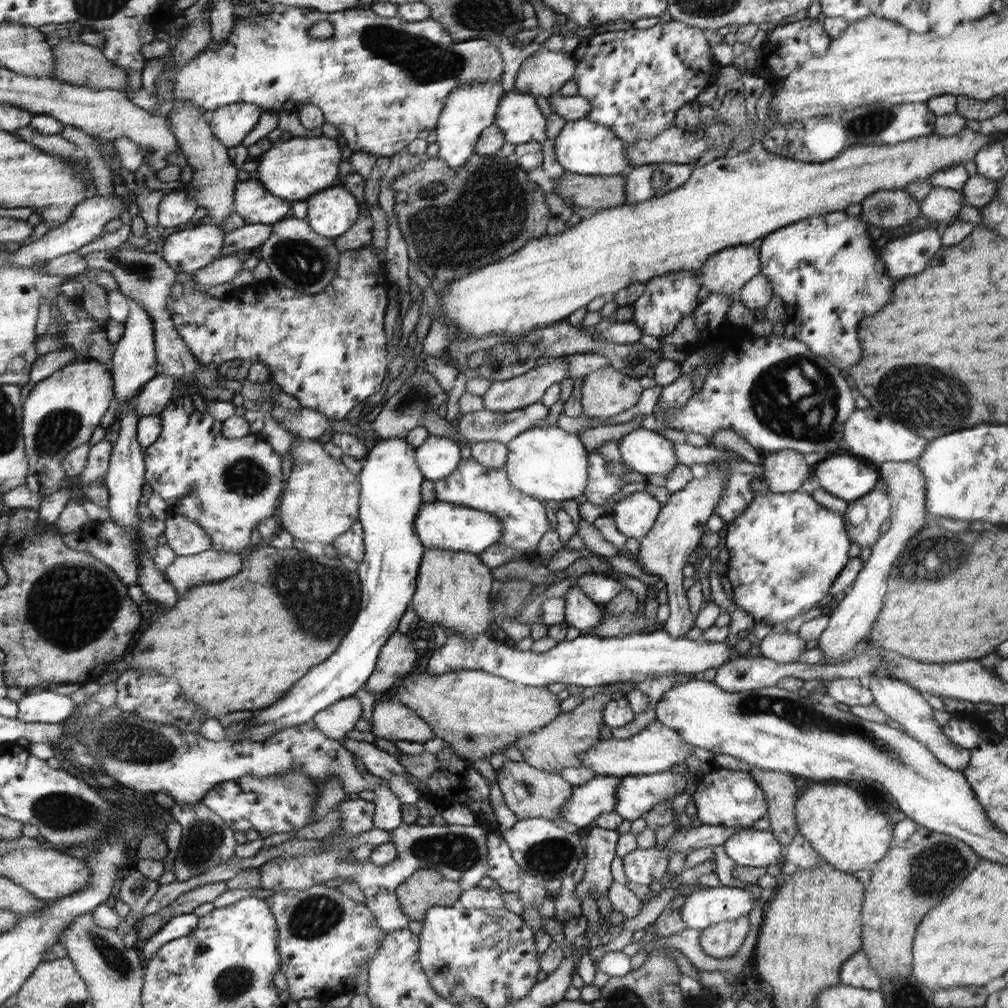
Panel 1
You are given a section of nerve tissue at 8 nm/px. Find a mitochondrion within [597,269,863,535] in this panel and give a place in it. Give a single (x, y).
(813, 421)

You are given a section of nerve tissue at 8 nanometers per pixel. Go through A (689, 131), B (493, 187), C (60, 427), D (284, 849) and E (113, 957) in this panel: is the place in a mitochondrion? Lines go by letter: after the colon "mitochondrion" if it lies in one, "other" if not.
A: other
B: mitochondrion
C: mitochondrion
D: other
E: mitochondrion

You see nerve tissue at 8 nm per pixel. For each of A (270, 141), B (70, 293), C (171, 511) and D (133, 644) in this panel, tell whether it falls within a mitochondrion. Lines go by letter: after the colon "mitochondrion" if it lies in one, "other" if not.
A: other
B: other
C: other
D: other

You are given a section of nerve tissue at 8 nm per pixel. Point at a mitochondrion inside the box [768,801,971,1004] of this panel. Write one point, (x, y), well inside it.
(933, 870)

